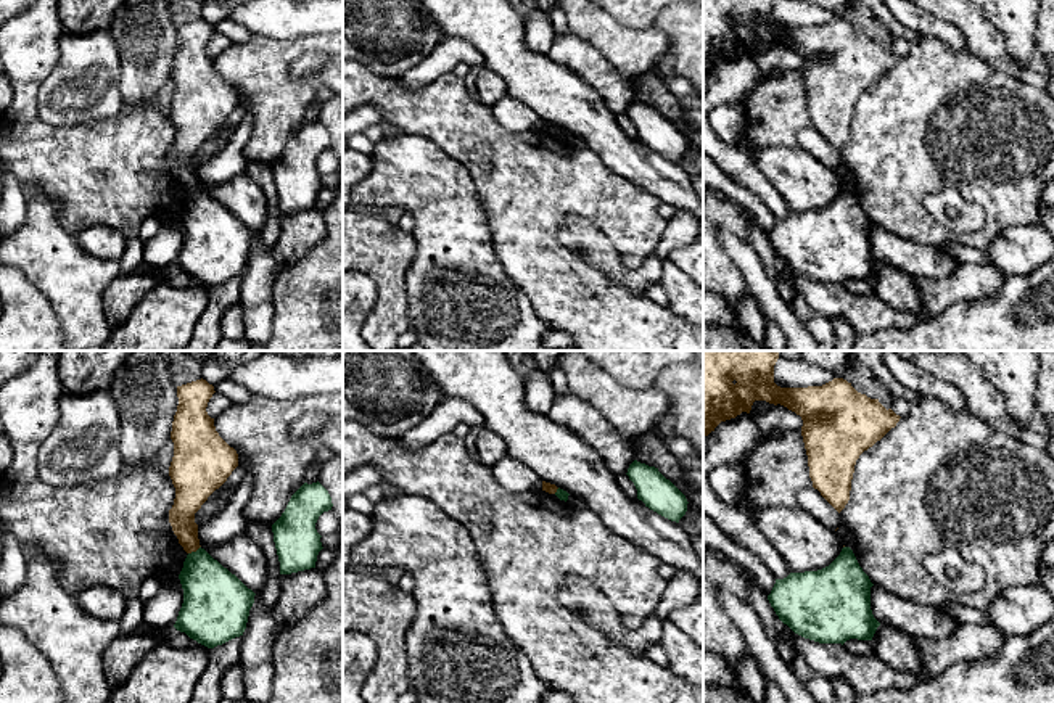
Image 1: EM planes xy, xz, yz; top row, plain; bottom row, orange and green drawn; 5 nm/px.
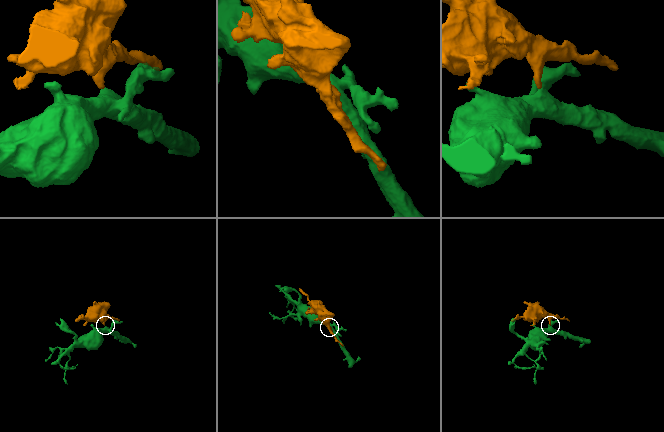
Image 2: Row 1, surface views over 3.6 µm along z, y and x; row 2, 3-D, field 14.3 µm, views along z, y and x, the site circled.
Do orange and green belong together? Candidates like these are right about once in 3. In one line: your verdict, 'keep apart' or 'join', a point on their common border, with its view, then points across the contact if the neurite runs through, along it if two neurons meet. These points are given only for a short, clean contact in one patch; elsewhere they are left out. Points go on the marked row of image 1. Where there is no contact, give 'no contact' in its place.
keep apart | xy (193, 550) | along xy (200, 546), (189, 554)

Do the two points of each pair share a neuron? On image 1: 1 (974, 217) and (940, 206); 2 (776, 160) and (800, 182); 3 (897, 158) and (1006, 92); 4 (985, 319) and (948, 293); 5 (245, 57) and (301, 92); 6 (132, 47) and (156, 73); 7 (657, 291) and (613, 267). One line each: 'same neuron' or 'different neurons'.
1: same neuron
2: same neuron
3: same neuron
4: different neurons
5: same neuron
6: same neuron
7: different neurons

